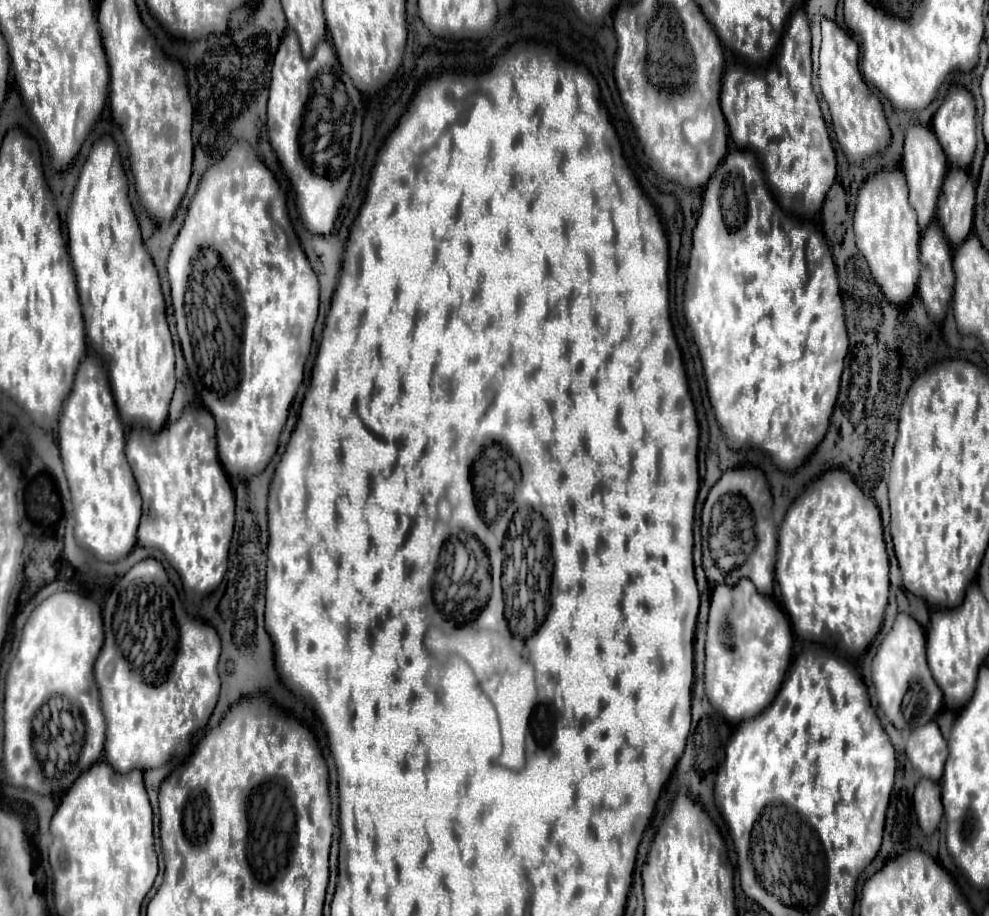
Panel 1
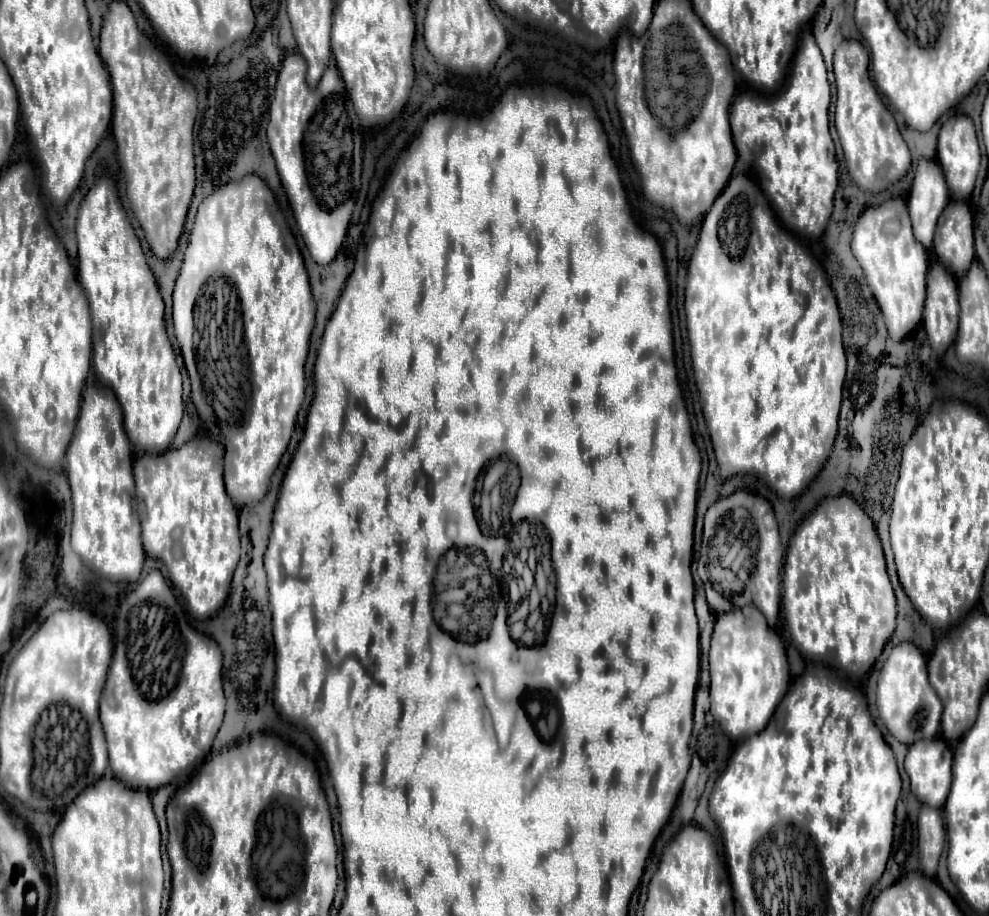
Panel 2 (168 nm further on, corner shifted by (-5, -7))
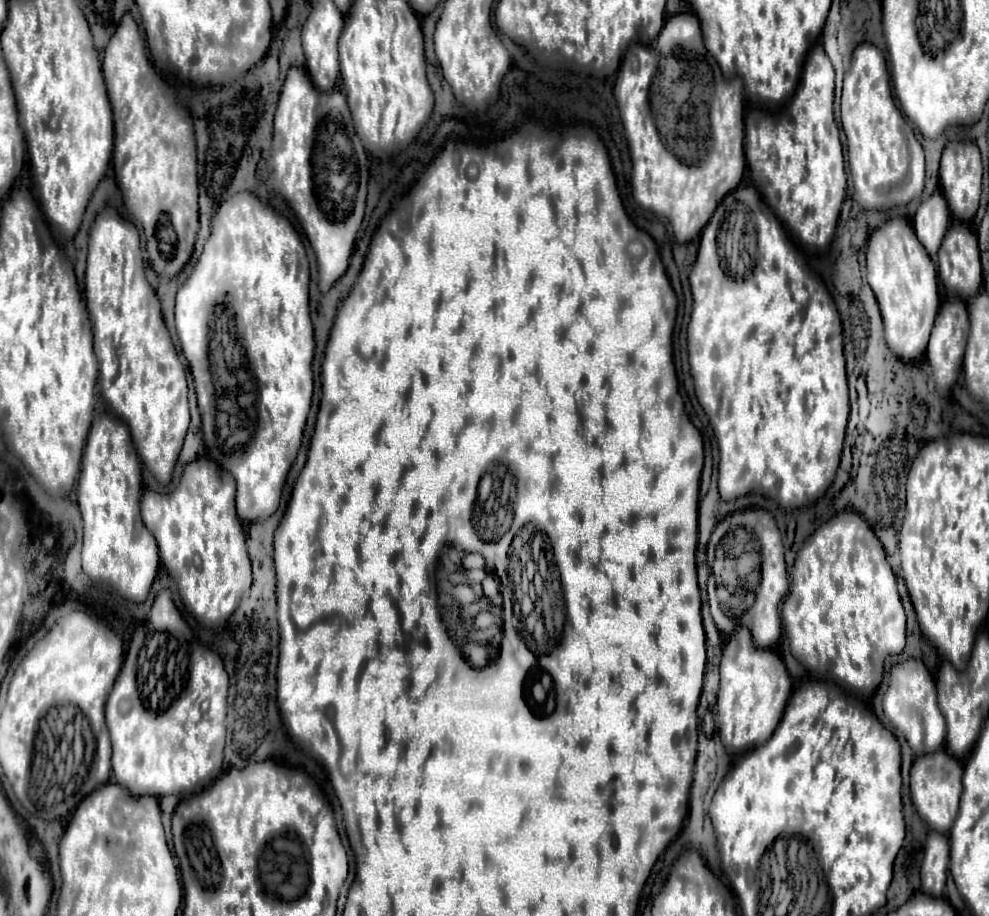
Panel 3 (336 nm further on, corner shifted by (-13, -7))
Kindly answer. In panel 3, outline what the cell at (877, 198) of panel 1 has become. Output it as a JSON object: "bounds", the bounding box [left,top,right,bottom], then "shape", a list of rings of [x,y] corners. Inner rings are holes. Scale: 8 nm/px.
{"bounds":[866,219,940,363],"shape":[[[890,219],[870,235],[866,265],[868,283],[882,311],[888,349],[906,363],[920,359],[926,351],[926,341],[938,315],[940,293],[936,267],[932,265],[926,249],[922,249],[922,243],[914,237],[906,219]]]}

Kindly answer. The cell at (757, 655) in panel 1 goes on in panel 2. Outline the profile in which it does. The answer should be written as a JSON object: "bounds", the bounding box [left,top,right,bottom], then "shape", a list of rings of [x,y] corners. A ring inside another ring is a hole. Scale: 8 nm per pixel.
{"bounds":[710,605,790,739],"shape":[[[746,605],[742,609],[736,609],[734,613],[718,615],[710,647],[710,679],[710,713],[730,739],[760,733],[768,725],[774,709],[778,707],[778,701],[788,689],[790,669],[782,637],[774,629],[770,629],[766,617],[754,605]]]}

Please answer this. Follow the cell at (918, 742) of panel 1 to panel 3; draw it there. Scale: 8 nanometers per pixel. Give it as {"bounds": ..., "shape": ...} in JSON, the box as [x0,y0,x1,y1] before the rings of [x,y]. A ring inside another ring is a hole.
{"bounds":[910,749,962,835],"shape":[[[944,749],[918,757],[910,769],[910,793],[912,803],[926,825],[936,833],[948,835],[954,817],[958,815],[958,803],[962,795],[962,763],[956,757],[950,757],[950,753]]]}

